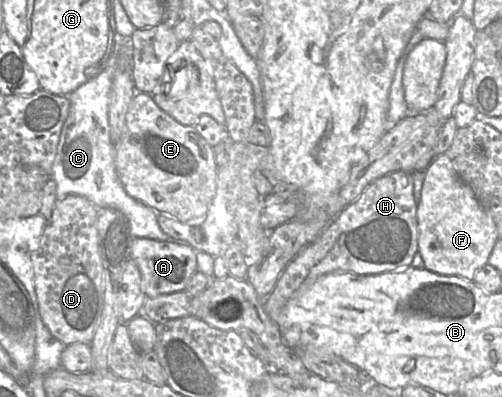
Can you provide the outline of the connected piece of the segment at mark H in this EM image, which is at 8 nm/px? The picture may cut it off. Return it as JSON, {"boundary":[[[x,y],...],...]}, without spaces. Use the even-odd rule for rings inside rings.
{"boundary":[[[396,171],[389,173],[381,178],[376,179],[370,183],[364,191],[359,195],[359,197],[346,206],[330,223],[323,229],[319,236],[309,245],[305,246],[294,259],[285,267],[281,273],[273,291],[267,296],[263,302],[263,307],[270,319],[276,323],[277,318],[288,302],[288,300],[297,292],[303,291],[306,287],[309,287],[315,280],[324,275],[333,272],[351,272],[358,275],[373,275],[383,272],[389,272],[393,270],[398,270],[407,266],[410,266],[415,254],[418,251],[418,218],[417,218],[417,203],[414,198],[414,181],[413,172],[406,171]]]}

